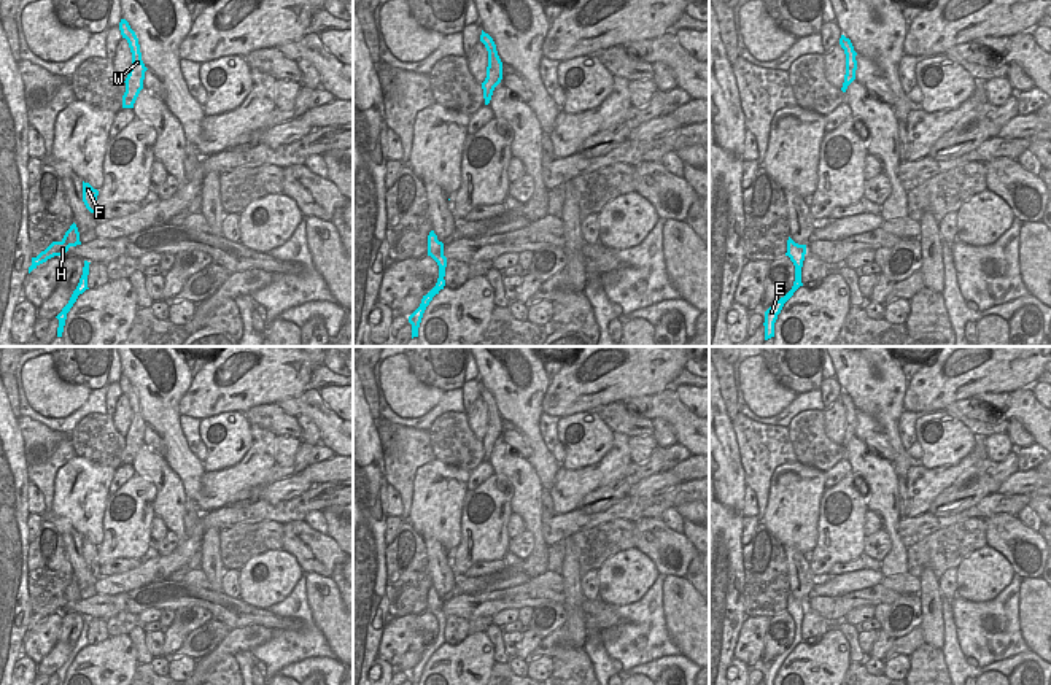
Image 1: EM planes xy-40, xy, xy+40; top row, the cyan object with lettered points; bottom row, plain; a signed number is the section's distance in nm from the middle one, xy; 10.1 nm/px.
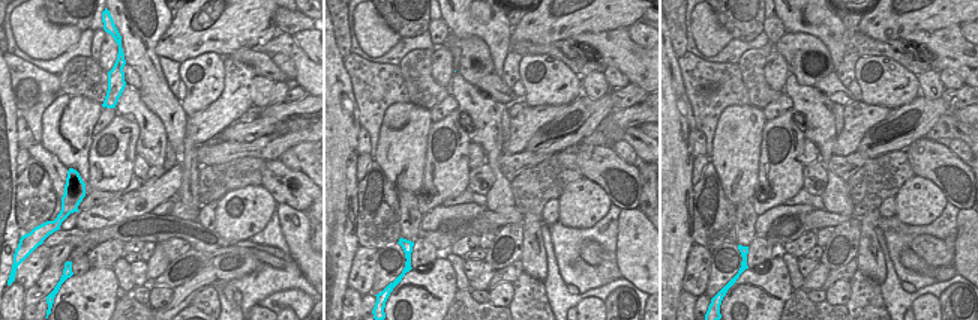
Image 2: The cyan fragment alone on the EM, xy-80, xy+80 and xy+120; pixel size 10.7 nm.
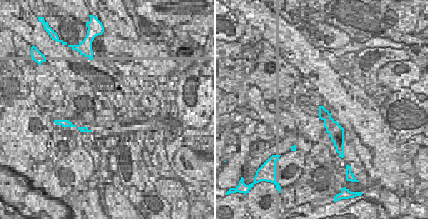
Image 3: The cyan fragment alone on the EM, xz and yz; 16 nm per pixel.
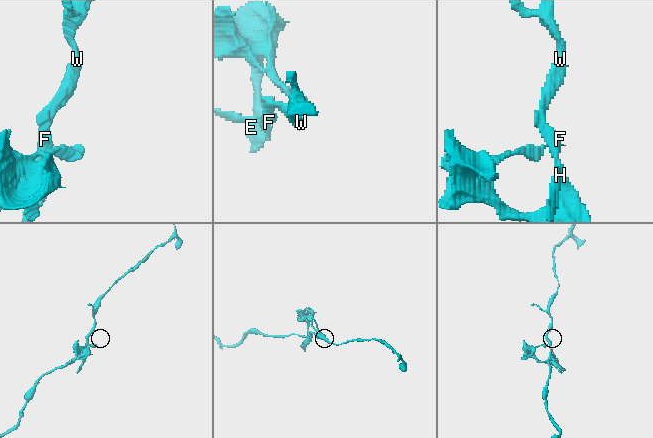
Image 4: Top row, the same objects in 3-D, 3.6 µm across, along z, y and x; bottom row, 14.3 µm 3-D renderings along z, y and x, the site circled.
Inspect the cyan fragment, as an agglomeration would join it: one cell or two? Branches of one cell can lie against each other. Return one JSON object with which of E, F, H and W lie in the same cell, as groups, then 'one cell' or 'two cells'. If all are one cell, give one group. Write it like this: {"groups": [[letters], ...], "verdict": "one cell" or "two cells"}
{"groups": [["E"], ["F", "H", "W"]], "verdict": "two cells"}

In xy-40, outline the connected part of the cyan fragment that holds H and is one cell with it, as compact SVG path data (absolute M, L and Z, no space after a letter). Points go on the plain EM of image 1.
M73 579L70 585L65 588L60 598L52 598L45 607L41 607L37 613L32 613L32 621L29 623L29 629L37 625L40 620L46 618L54 612L62 612L68 607L70 602L81 601L80 588L76 580Z

